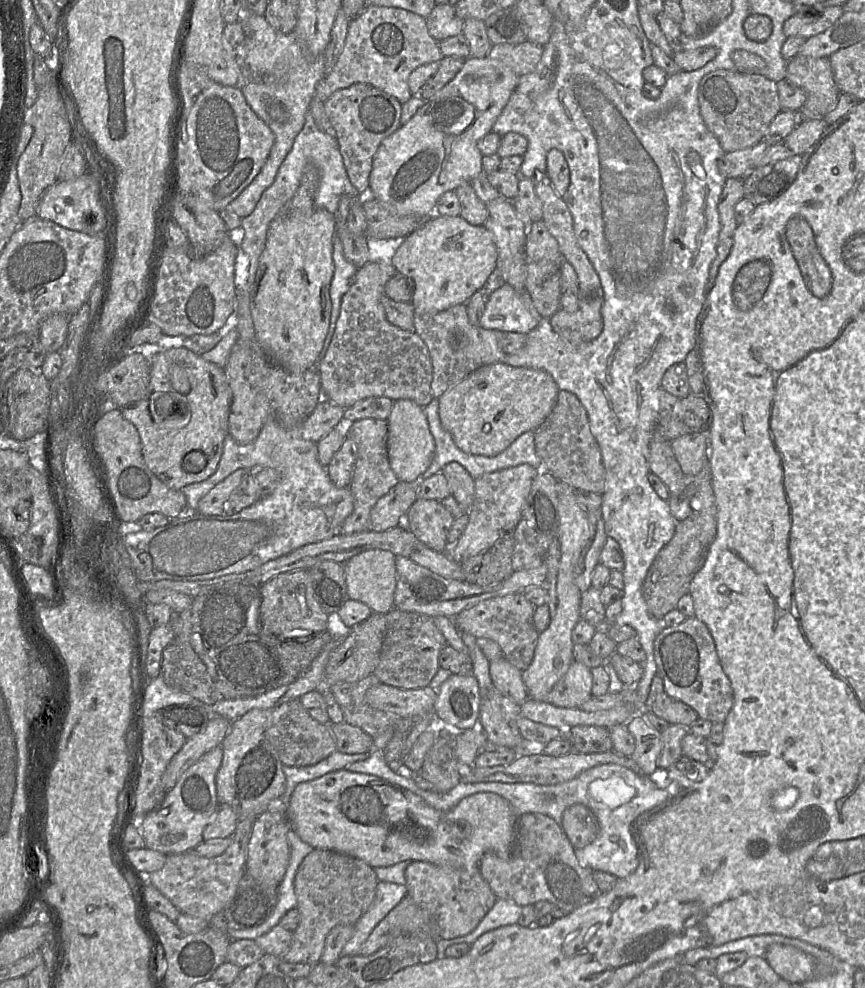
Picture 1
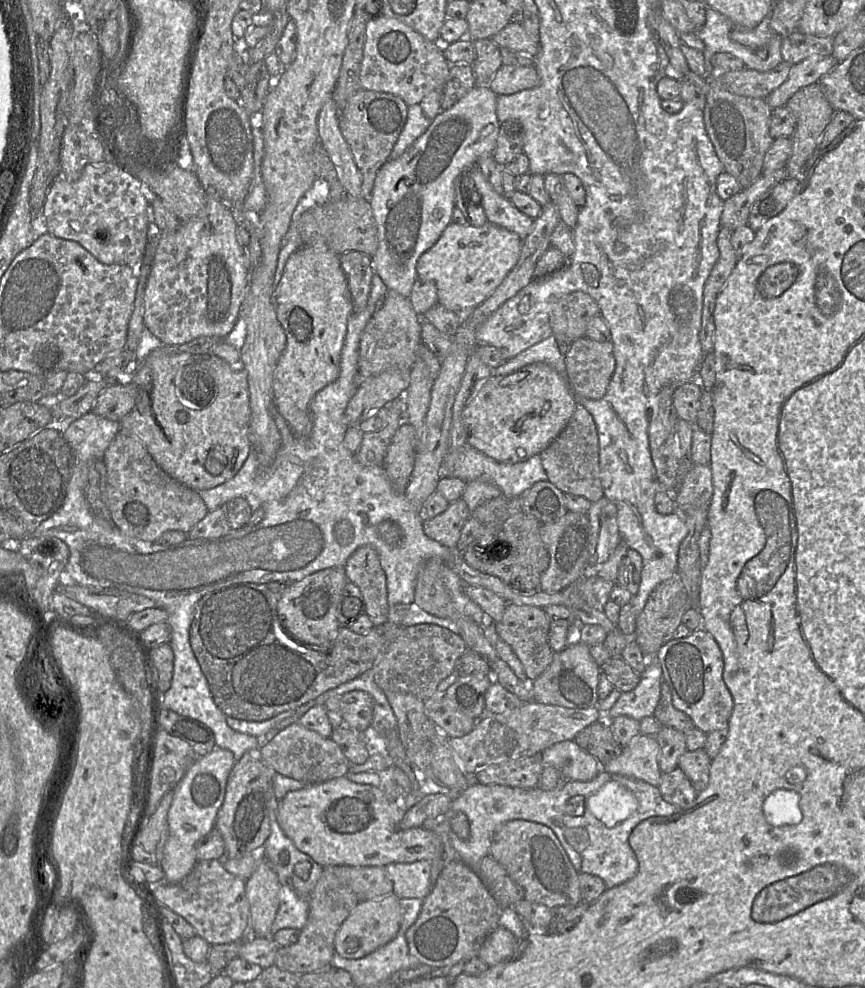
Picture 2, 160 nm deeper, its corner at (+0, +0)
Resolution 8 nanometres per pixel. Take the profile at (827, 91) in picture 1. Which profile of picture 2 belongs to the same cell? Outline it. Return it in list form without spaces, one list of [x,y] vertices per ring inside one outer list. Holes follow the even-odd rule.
[[[819,82],[797,91],[788,101],[786,107],[796,120],[792,141],[792,152],[786,164],[786,178],[803,180],[803,170],[813,154],[819,149],[819,143],[834,113],[833,107],[824,95]]]

